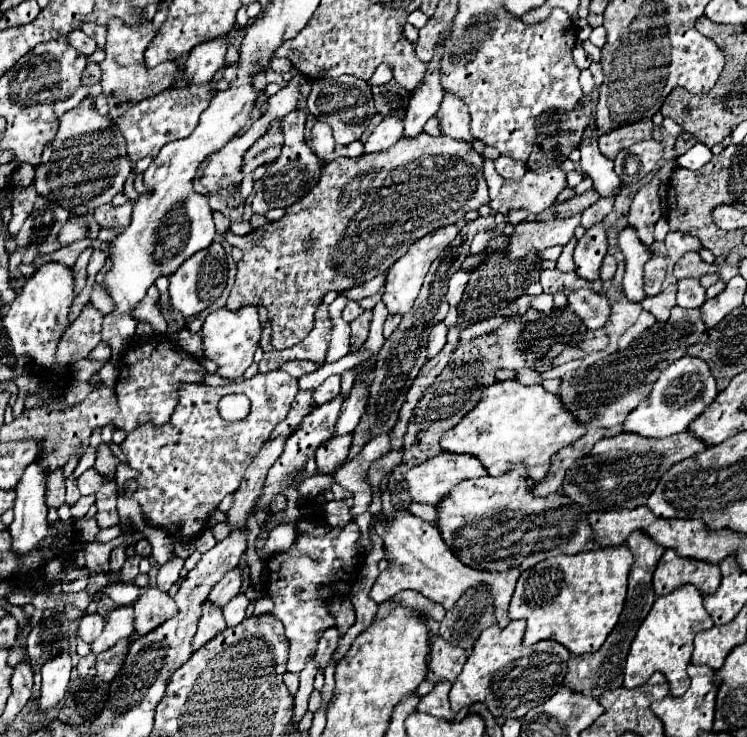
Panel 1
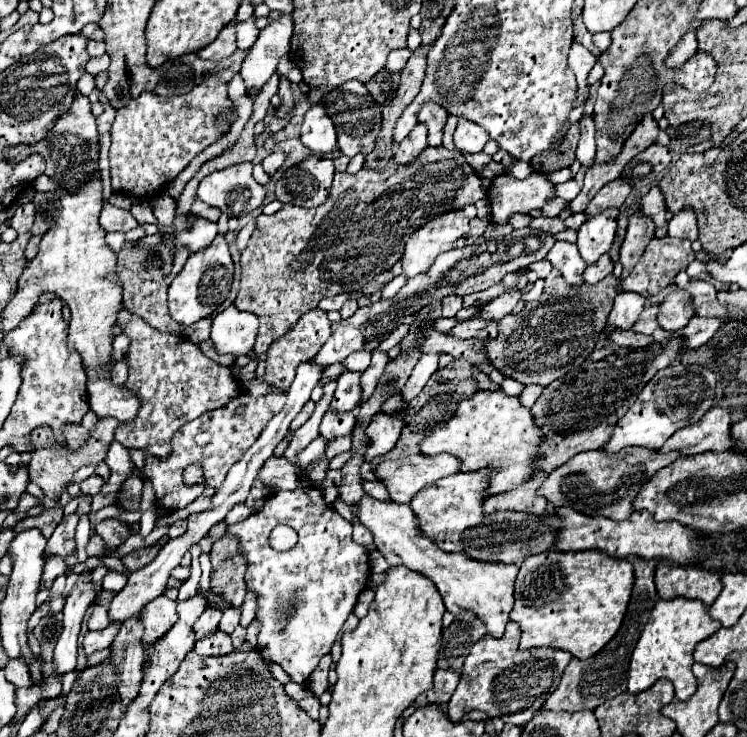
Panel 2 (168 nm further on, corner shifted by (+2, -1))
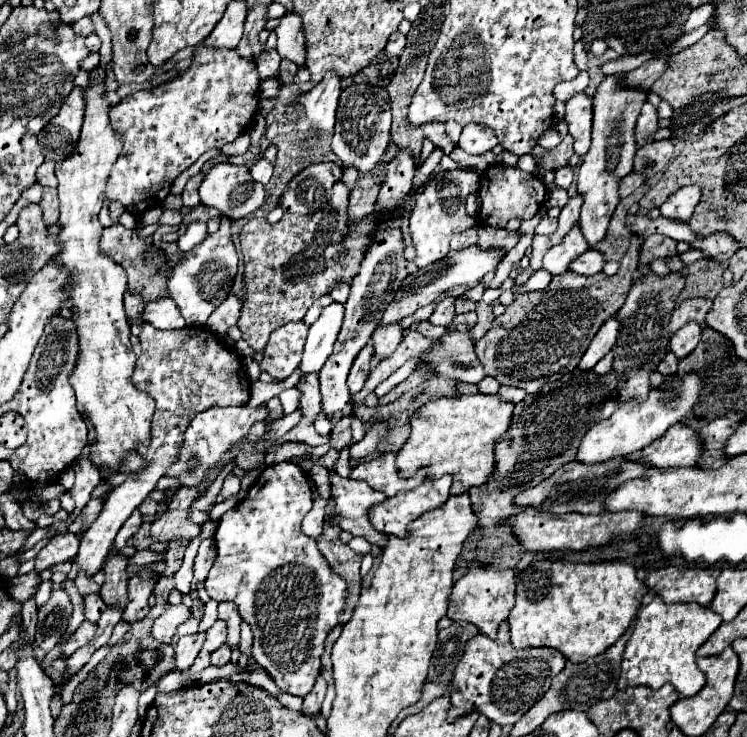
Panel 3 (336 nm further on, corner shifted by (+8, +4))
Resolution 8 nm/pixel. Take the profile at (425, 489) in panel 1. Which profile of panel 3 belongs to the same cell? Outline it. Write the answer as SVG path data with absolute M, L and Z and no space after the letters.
M389 452L389 454L381 454L377 458L371 458L369 462L365 460L351 470L349 478L365 480L373 490L381 490L387 496L395 496L397 492L417 488L423 482L423 476L427 476L427 470L419 470L419 474L411 476L411 478L399 478L395 458L397 456L393 456Z

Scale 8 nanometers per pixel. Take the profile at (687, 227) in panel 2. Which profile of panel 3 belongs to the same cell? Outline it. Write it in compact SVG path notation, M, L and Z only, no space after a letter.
M683 186L683 188L679 188L659 208L661 216L675 218L677 222L689 222L695 206L699 202L699 196L701 196L701 188L699 186Z

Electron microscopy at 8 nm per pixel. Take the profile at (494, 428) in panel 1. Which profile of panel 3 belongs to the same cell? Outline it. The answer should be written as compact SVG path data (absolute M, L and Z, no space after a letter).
M473 394L473 396L453 396L453 398L437 398L429 404L425 404L411 420L411 436L403 444L403 448L397 454L397 468L401 470L403 478L413 476L421 466L427 466L429 478L441 478L443 474L453 476L451 494L463 494L469 492L469 488L483 486L487 478L491 478L491 472L495 472L495 442L503 436L507 436L507 430L511 426L511 414L515 404L501 400L497 394Z

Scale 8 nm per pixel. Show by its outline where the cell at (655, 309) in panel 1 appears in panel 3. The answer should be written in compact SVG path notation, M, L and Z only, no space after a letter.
M687 298L681 304L675 306L671 322L669 322L669 332L677 332L681 326L685 326L687 322L699 322L705 328L705 314L711 308L709 298Z

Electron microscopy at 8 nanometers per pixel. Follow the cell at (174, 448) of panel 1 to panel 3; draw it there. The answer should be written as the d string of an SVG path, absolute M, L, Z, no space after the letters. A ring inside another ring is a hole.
M213 406L211 410L199 412L199 414L191 420L191 424L187 426L187 430L185 430L185 440L183 440L183 446L181 446L181 450L179 450L179 458L169 466L169 470L167 470L165 476L177 478L177 480L181 482L181 486L185 486L185 488L197 488L197 486L205 480L207 472L209 472L211 468L215 468L217 462L227 454L227 450L229 450L233 444L237 444L243 436L247 436L249 428L251 428L257 420L265 420L267 416L269 416L269 408L267 408L267 406L257 406L257 408L251 408L251 406L227 406L227 408ZM189 454L195 454L195 456L199 456L199 460L201 460L199 470L193 472L193 474L187 472Z

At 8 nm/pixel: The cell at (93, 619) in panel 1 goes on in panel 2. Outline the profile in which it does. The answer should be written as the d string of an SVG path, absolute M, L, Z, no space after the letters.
M95 605L91 617L89 617L89 629L105 629L109 625L109 617L107 617L107 609L103 605Z

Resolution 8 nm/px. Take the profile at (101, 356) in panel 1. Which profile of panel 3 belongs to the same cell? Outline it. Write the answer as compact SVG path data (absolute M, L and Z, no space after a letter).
M168 297L148 303L142 319L160 330L180 329L186 326L177 305Z

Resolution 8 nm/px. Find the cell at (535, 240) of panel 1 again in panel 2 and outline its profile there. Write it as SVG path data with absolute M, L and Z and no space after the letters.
M531 227L515 229L503 239L485 239L479 237L475 239L473 245L461 247L461 249L451 249L435 259L435 263L421 275L411 277L395 297L391 299L381 299L375 301L367 307L359 307L357 313L349 319L343 319L341 323L333 323L331 337L323 345L323 349L315 355L321 365L331 365L331 363L341 363L347 355L359 349L373 351L389 333L393 333L401 321L407 315L413 315L421 311L425 305L429 305L435 299L443 299L447 295L471 295L489 289L491 285L499 283L507 273L513 273L521 267L529 267L535 261L545 259L549 249L553 247L555 239L547 235L545 231L537 231Z

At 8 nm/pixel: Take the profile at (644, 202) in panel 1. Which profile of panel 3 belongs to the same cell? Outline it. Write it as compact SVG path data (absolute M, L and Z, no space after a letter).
M633 234L615 276L595 274L585 278L565 272L553 276L545 290L517 296L515 302L493 320L491 330L475 342L475 354L481 360L485 374L495 376L501 384L517 386L533 394L543 382L551 380L553 374L575 370L601 324L623 306L627 290L633 286L641 244L643 238L635 238Z

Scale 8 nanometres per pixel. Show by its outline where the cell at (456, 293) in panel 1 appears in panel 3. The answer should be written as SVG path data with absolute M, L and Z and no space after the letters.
M445 298L445 300L441 300L439 304L437 304L437 308L435 308L435 312L431 314L431 318L429 318L429 322L431 324L439 324L439 326L451 326L451 320L453 320L453 316L455 316L455 300L453 298Z

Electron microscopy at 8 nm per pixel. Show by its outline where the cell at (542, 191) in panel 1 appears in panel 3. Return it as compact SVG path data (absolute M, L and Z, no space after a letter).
M493 164L481 174L479 182L479 198L481 198L481 208L479 208L479 220L485 226L493 228L505 228L511 218L531 218L543 204L545 200L545 184L535 176L521 172L519 168L509 168L509 166L499 166Z

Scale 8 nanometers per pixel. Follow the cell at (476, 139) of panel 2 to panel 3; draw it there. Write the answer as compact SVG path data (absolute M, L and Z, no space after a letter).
M467 124L467 126L463 126L457 146L469 154L483 154L483 152L491 150L493 146L497 146L497 136L485 126Z

